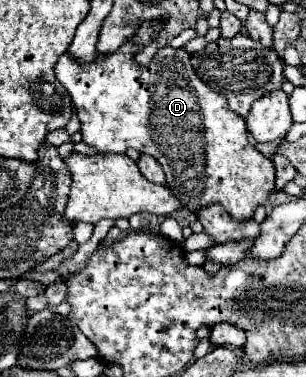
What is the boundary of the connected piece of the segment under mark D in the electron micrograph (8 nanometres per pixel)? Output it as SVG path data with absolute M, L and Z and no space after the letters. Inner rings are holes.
M144 21L136 35L130 37L118 51L106 55L104 59L94 59L92 65L76 65L66 53L56 63L56 77L58 81L68 89L76 113L82 125L82 139L88 145L94 145L100 153L124 153L128 147L150 153L160 163L166 173L166 185L172 189L172 193L182 201L182 204L191 212L195 212L204 205L210 203L222 203L224 209L236 219L246 221L254 215L254 209L258 205L264 205L268 201L268 195L274 191L274 165L268 157L264 157L256 147L248 143L248 129L246 121L228 109L226 97L214 93L192 69L192 55L186 49L172 49L164 47L156 53L156 59L150 61L150 65L136 65L134 57L136 53L148 45L156 33L162 29L162 21ZM202 141L202 165L204 165L204 189L200 189L200 197L192 201L192 149L200 149Z

